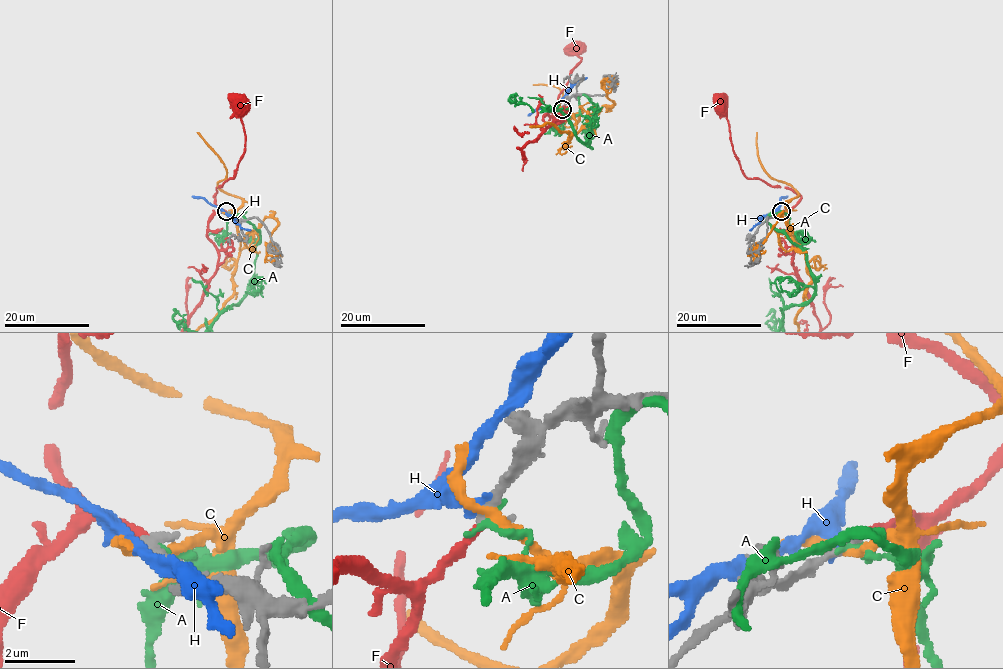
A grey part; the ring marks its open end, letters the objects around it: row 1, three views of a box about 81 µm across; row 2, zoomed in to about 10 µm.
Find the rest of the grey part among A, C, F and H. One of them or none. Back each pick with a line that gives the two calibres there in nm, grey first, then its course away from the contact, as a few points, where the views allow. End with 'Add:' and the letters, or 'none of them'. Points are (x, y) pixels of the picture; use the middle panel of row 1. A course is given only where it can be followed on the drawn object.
F: calibres 340 and 240 nm; course (562, 110), (551, 128), (557, 98), (581, 61), (577, 48)
Add: F

